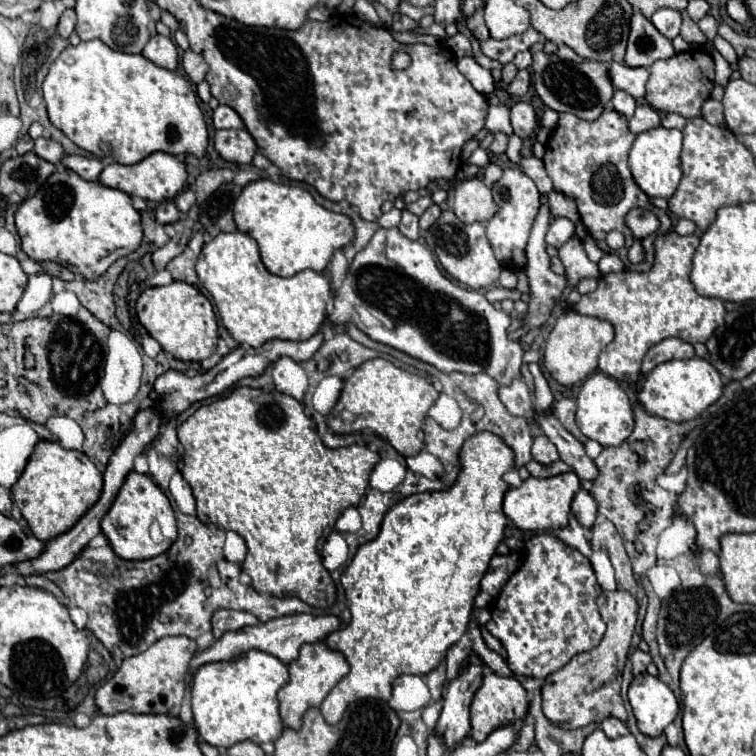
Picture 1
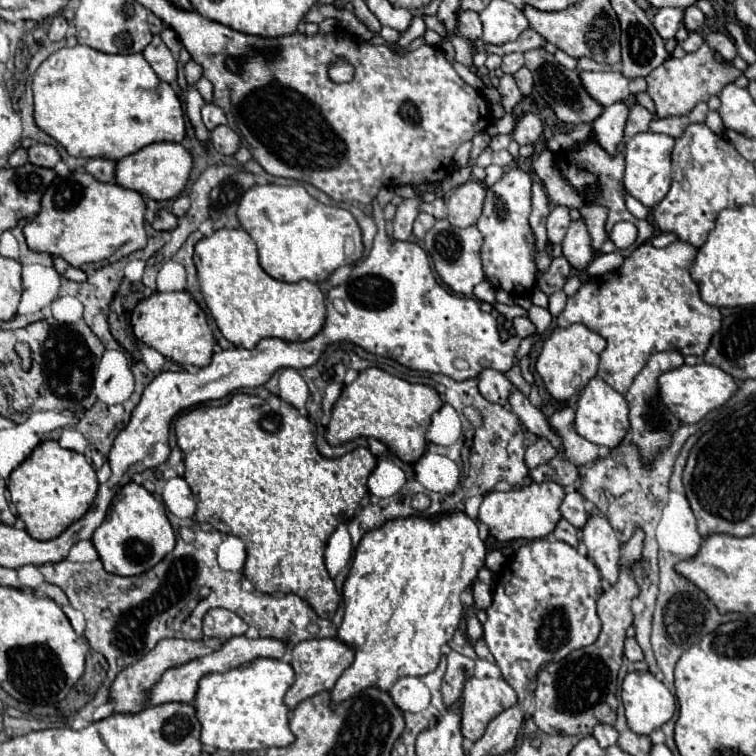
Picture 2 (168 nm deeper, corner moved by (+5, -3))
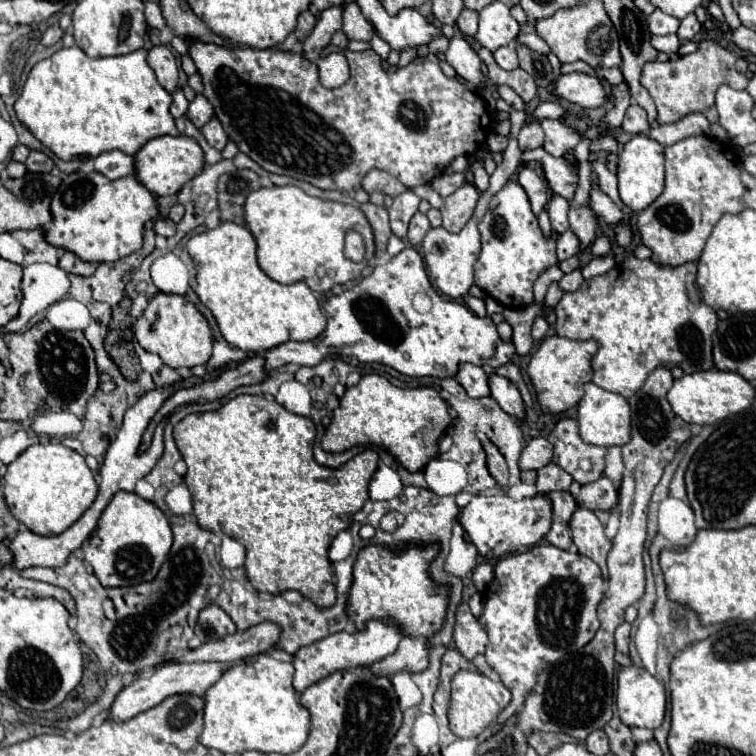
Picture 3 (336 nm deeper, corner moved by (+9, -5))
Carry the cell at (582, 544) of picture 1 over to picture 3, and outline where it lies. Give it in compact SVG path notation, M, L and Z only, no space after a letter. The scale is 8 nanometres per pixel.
M553 519L551 523L551 529L547 533L547 541L559 549L569 549L571 545L571 531L569 531L569 525L565 521L557 521Z

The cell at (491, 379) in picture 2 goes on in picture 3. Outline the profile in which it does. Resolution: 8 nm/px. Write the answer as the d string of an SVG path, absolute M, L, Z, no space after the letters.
M459 365L459 371L455 375L457 383L467 391L469 397L487 397L489 385L487 385L487 373L485 369L477 365Z

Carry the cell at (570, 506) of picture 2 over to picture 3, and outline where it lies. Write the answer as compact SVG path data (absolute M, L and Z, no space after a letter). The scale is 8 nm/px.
M553 491L553 493L547 493L549 501L551 501L551 507L553 507L553 515L563 519L563 521L569 521L573 511L577 509L577 503L575 499L571 497L571 493L567 491Z

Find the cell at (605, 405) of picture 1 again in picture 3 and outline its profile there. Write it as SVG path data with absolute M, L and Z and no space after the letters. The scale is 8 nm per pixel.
M585 383L585 395L579 401L579 431L581 439L589 445L625 445L631 437L631 409L625 397L617 393L609 393L595 383Z

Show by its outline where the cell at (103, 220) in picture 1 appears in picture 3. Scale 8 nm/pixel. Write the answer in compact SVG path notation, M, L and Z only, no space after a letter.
M77 171L67 175L53 195L51 213L55 217L51 227L45 231L49 243L73 251L83 261L103 263L117 261L137 251L143 243L145 223L159 215L159 207L157 197L133 175L113 181L97 171Z

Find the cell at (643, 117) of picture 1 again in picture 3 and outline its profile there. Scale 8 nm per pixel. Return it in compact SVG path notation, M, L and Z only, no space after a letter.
M629 105L629 109L625 111L625 119L623 119L621 127L627 133L631 133L631 135L637 135L637 133L647 131L649 129L649 121L647 121L645 109L641 109L639 105Z

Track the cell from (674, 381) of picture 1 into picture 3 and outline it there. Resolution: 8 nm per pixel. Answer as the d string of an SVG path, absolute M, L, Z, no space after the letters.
M701 371L693 375L685 375L677 381L673 381L671 391L667 393L667 399L673 407L673 411L687 423L699 423L699 425L713 425L729 415L741 413L747 407L751 407L755 399L755 387L745 381L739 373L731 371Z

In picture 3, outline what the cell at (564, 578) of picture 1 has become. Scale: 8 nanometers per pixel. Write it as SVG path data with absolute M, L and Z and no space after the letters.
M535 545L525 553L507 555L495 565L495 579L485 591L485 609L479 623L489 635L485 651L487 663L495 669L503 685L511 691L511 703L501 711L491 733L515 715L539 673L563 655L579 651L599 629L597 605L603 601L605 581L601 569L585 555L563 551L555 545Z

